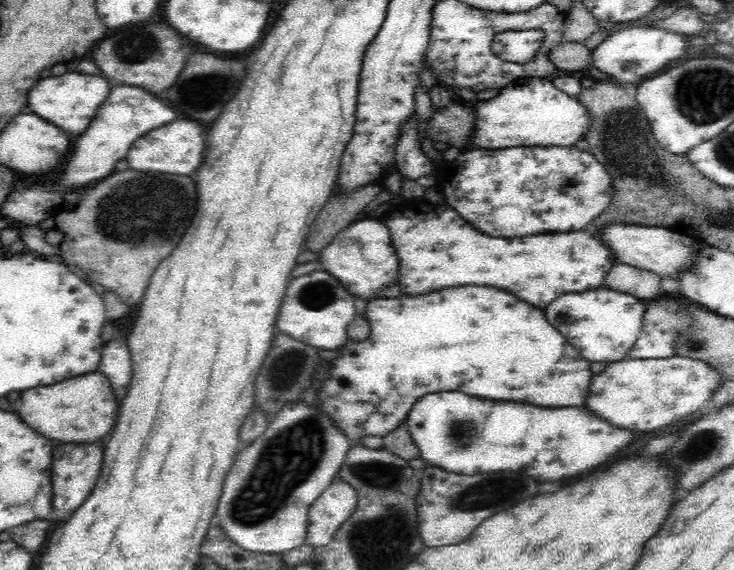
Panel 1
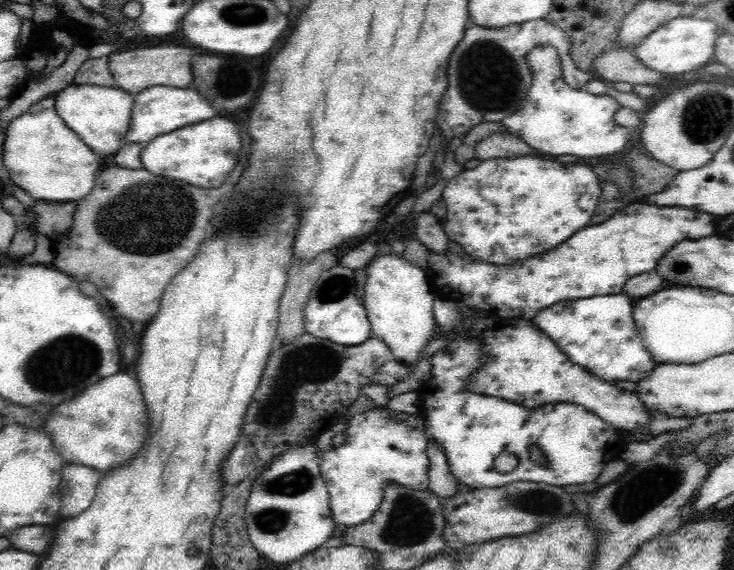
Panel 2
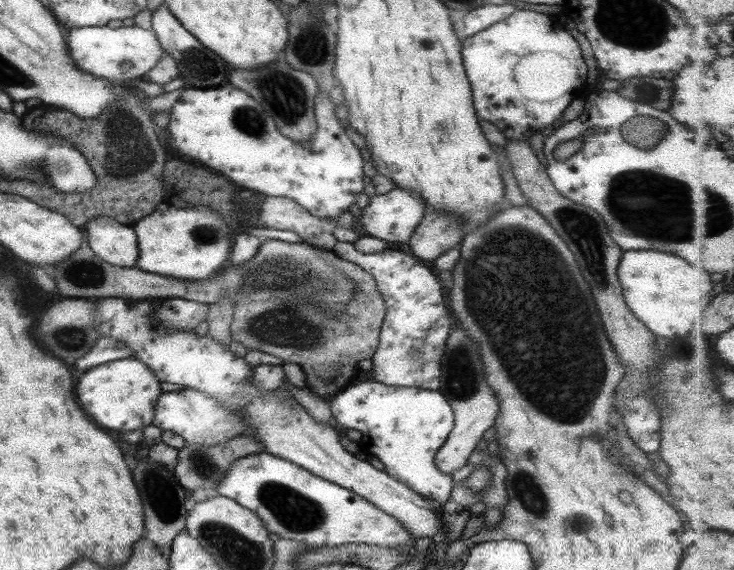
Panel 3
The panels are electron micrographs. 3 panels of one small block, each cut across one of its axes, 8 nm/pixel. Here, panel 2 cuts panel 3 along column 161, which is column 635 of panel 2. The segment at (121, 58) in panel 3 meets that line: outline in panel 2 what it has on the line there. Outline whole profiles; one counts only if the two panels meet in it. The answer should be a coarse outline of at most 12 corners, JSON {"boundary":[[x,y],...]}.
{"boundary":[[669,20],[634,48],[636,60],[682,74],[714,56],[715,22]]}

